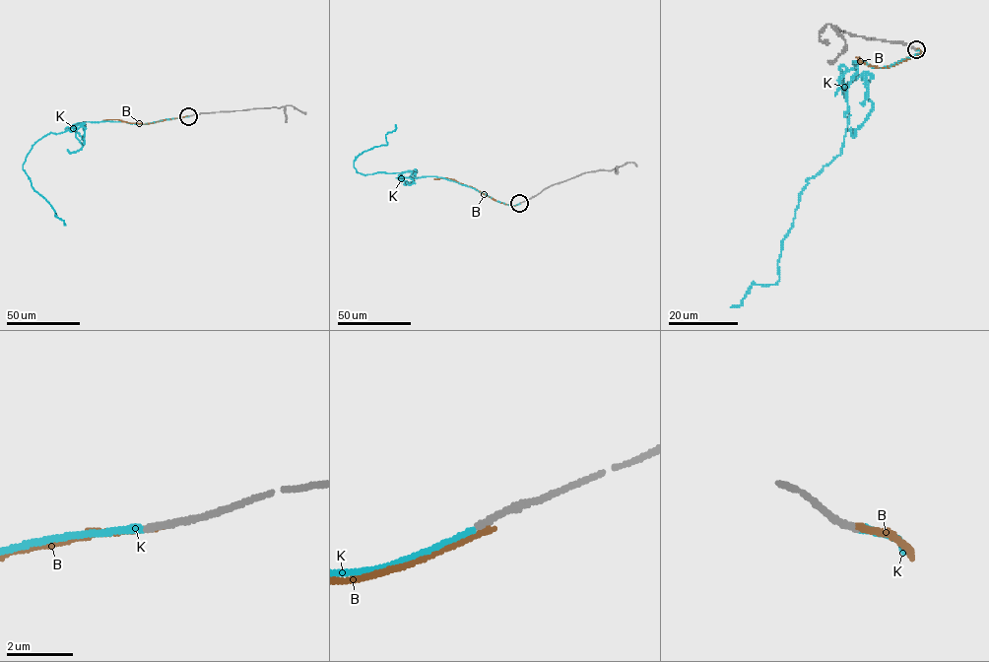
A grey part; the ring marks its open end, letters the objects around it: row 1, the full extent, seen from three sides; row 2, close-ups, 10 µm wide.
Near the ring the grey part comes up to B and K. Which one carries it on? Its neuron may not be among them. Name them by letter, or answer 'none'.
K

